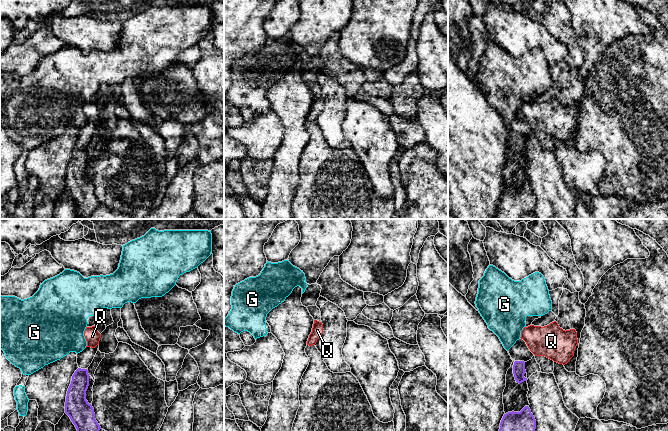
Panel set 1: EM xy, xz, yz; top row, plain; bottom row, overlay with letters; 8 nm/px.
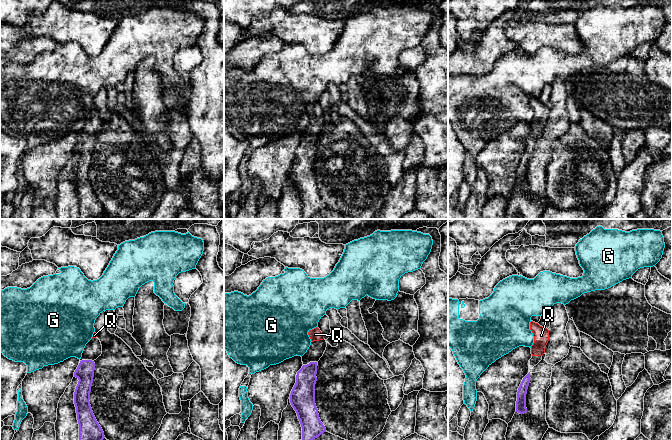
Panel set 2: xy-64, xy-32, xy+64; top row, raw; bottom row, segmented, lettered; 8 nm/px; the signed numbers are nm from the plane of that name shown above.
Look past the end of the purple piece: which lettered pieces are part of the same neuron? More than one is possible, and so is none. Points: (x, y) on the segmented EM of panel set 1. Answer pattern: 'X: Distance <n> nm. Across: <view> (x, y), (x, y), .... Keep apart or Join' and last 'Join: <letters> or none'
G: Distance 110 nm. Across: yz (515, 361), (507, 350). Keep apart
Q: Distance 100 nm. Across: yz (523, 361), (532, 352). Join
Join: Q

